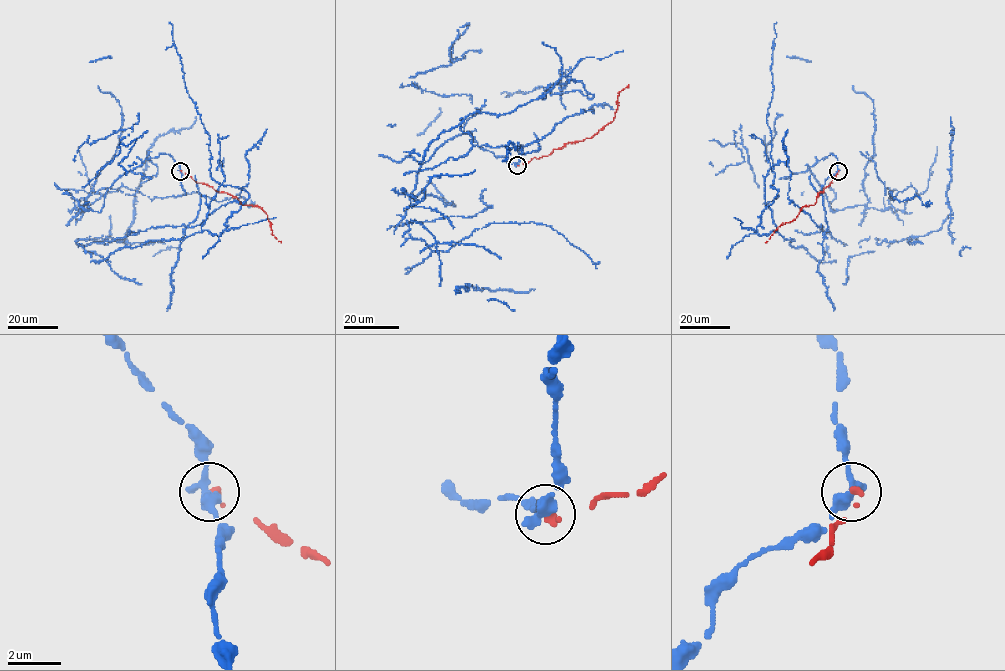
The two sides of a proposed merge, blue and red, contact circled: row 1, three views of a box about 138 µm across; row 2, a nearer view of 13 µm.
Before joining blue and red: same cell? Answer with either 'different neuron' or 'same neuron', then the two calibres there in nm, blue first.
different neuron | 550/220 nm

